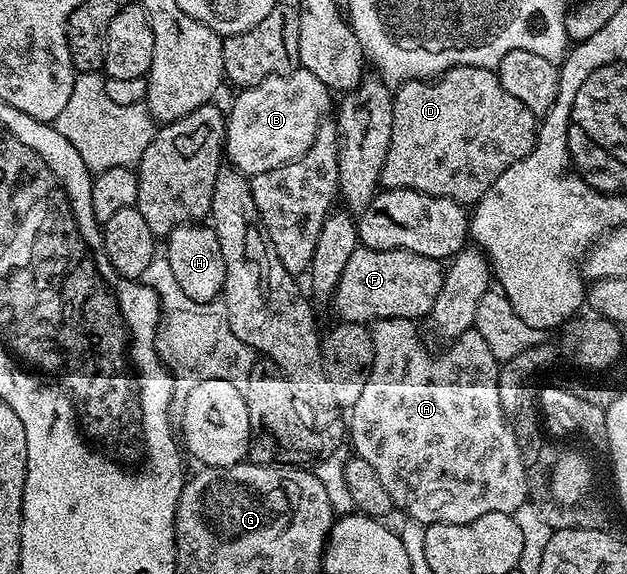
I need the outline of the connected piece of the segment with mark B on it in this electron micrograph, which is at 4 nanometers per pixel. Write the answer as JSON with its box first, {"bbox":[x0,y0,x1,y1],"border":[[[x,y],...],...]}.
{"bbox":[226,68,334,176],"border":[[[303,68],[296,69],[292,74],[279,74],[273,78],[267,78],[266,80],[262,80],[256,86],[249,86],[241,89],[237,94],[240,95],[233,100],[232,111],[229,109],[226,114],[226,158],[227,161],[231,163],[233,167],[235,167],[235,169],[239,170],[240,173],[245,176],[261,174],[262,172],[270,172],[270,168],[278,168],[282,164],[286,164],[287,162],[295,162],[296,159],[301,158],[306,152],[306,148],[310,148],[310,144],[318,132],[318,128],[320,127],[322,121],[322,116],[324,116],[320,114],[326,113],[328,109],[329,113],[334,106],[334,98],[330,93],[328,86],[326,84],[322,84],[322,80],[318,80],[318,76],[314,76],[314,72],[310,72],[309,70],[305,70]]]}

